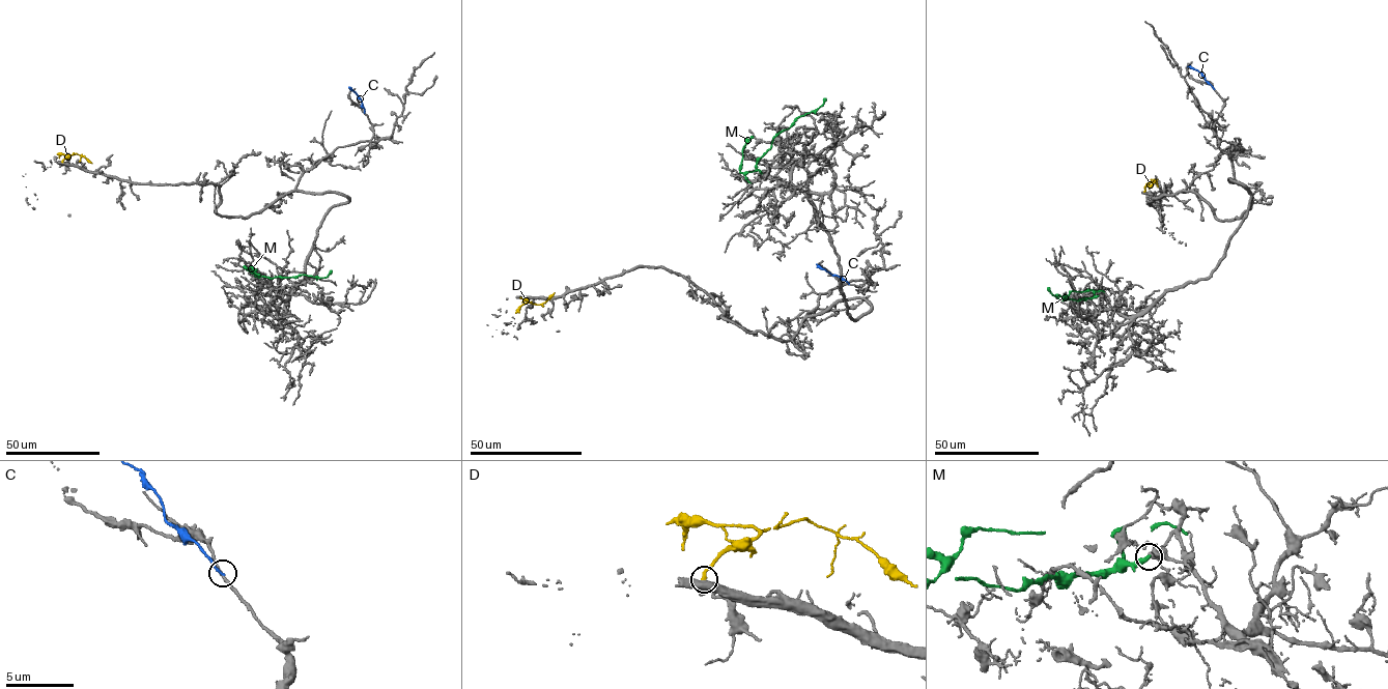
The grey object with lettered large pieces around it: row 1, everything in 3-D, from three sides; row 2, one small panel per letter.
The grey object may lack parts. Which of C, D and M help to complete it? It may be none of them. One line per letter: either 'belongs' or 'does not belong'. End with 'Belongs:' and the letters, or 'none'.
C: does not belong
D: does not belong
M: does not belong
Belongs: none

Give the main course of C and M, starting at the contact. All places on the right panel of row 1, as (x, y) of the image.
C: (1214, 88), (1201, 74), (1187, 66)
M: (1098, 295), (1074, 300), (1052, 295), (1048, 287)

